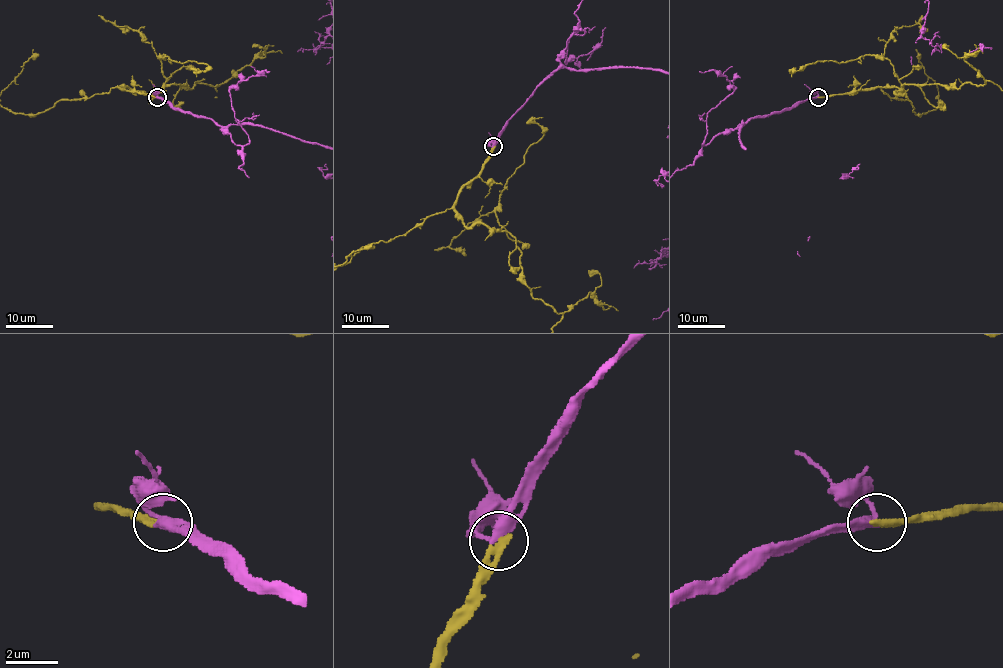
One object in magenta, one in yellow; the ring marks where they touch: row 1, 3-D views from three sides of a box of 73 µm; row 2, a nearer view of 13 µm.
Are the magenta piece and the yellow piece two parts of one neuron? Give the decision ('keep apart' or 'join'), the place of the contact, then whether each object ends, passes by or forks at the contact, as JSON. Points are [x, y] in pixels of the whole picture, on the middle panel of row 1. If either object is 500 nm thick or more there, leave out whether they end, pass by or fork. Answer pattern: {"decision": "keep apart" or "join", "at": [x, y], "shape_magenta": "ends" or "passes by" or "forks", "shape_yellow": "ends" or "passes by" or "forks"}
{"decision": "join", "at": [493, 146], "shape_magenta": "passes by", "shape_yellow": "ends"}

